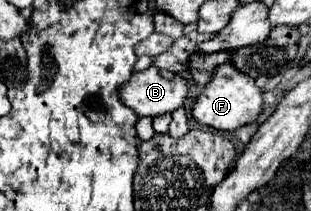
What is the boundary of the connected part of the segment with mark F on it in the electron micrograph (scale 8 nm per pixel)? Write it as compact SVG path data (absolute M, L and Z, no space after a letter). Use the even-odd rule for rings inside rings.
M223 63L223 65L215 67L211 81L197 95L191 115L197 123L213 127L217 131L235 131L241 125L255 121L257 115L261 113L261 107L263 107L263 93L255 85L255 79L237 71L231 63Z

